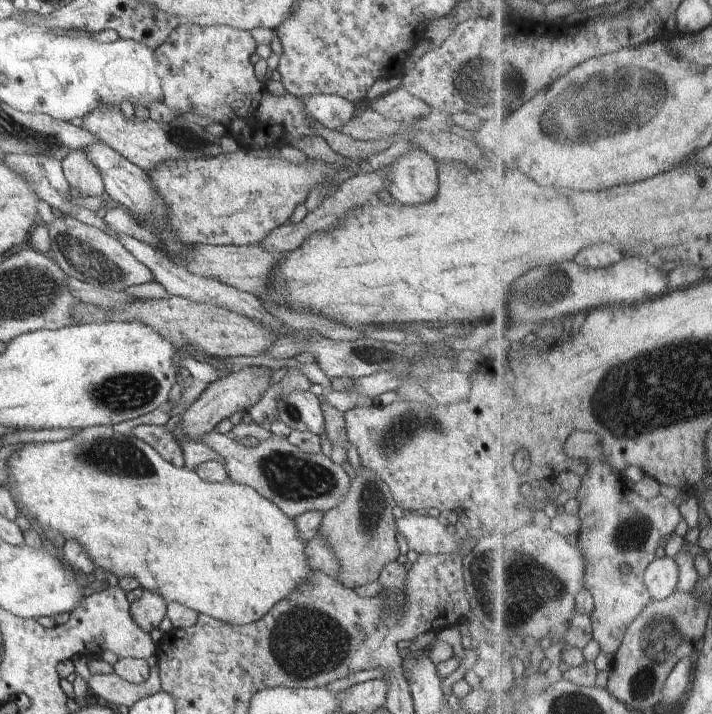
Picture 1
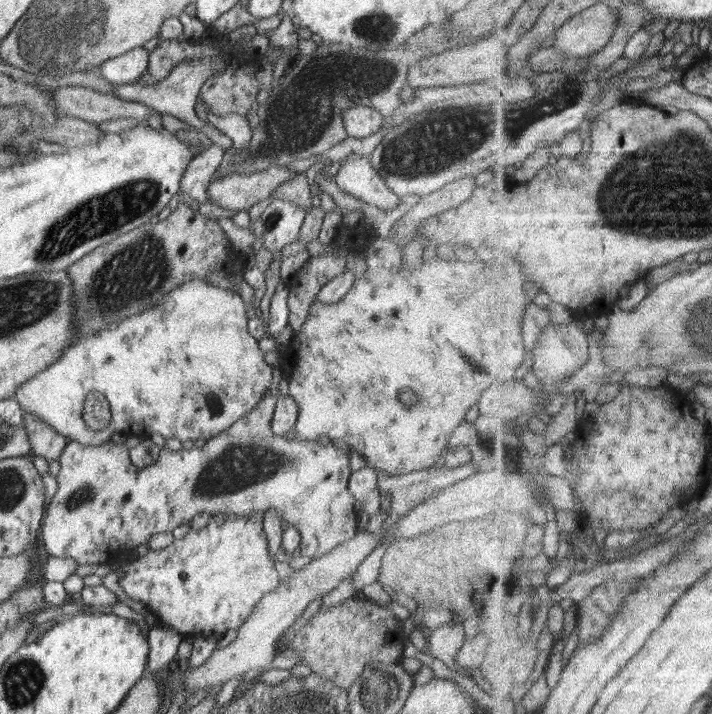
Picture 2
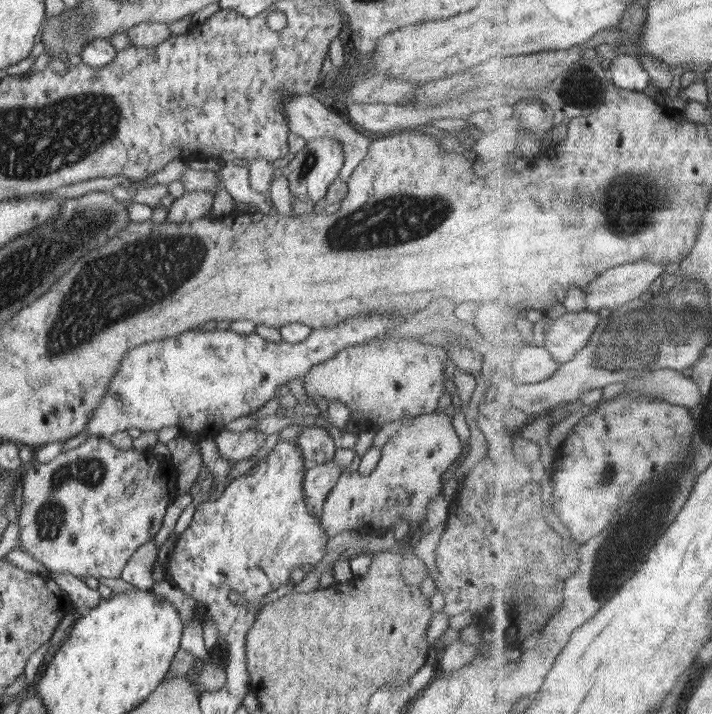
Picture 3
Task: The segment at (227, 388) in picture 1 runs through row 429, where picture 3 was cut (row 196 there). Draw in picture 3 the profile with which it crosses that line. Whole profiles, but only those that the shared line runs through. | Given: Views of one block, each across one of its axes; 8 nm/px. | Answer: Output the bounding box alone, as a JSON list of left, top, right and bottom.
[168,191,214,222]

